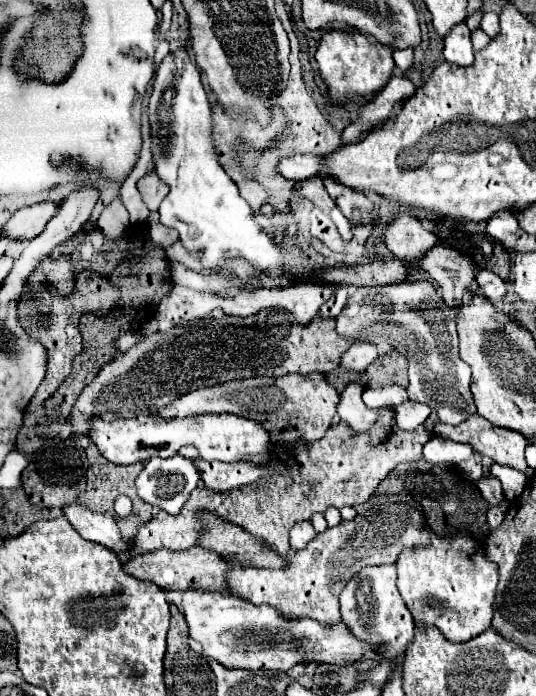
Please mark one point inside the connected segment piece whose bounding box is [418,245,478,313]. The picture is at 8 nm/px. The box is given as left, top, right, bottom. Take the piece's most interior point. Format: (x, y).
(453, 271)

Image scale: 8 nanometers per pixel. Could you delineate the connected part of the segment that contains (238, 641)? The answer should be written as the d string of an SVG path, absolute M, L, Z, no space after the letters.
M188 589L182 597L182 613L186 617L190 637L196 639L206 657L216 659L228 669L276 669L286 671L300 661L316 663L354 663L360 657L376 653L376 645L358 643L354 653L354 639L344 623L334 627L320 627L312 619L284 619L270 605L252 605L228 591Z

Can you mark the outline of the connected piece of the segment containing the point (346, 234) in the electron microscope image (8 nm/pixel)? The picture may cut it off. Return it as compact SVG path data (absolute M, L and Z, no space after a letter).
M335 207L331 213L331 218L334 223L337 225L338 231L344 241L349 241L352 238L351 224L349 220L338 210L338 207Z

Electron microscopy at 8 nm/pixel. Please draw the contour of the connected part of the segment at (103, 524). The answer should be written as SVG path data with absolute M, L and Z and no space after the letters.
M72 503L64 507L64 517L84 535L84 539L92 539L112 549L116 555L126 555L126 541L122 539L116 521L108 513L92 513L80 503Z

